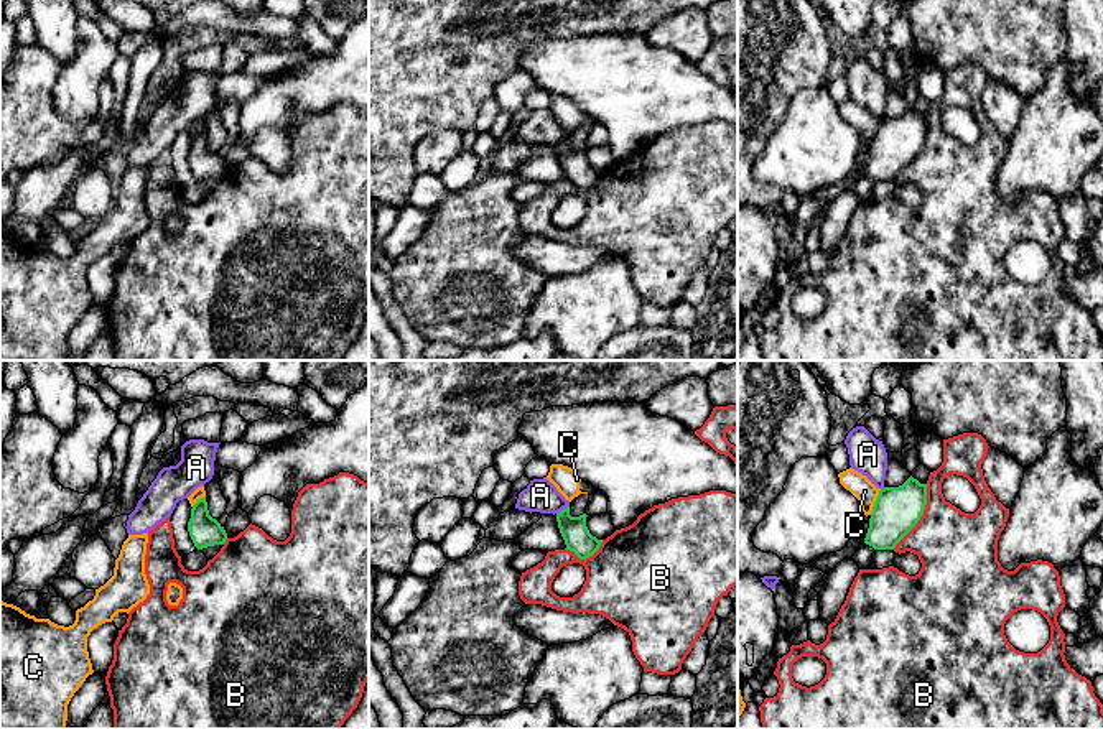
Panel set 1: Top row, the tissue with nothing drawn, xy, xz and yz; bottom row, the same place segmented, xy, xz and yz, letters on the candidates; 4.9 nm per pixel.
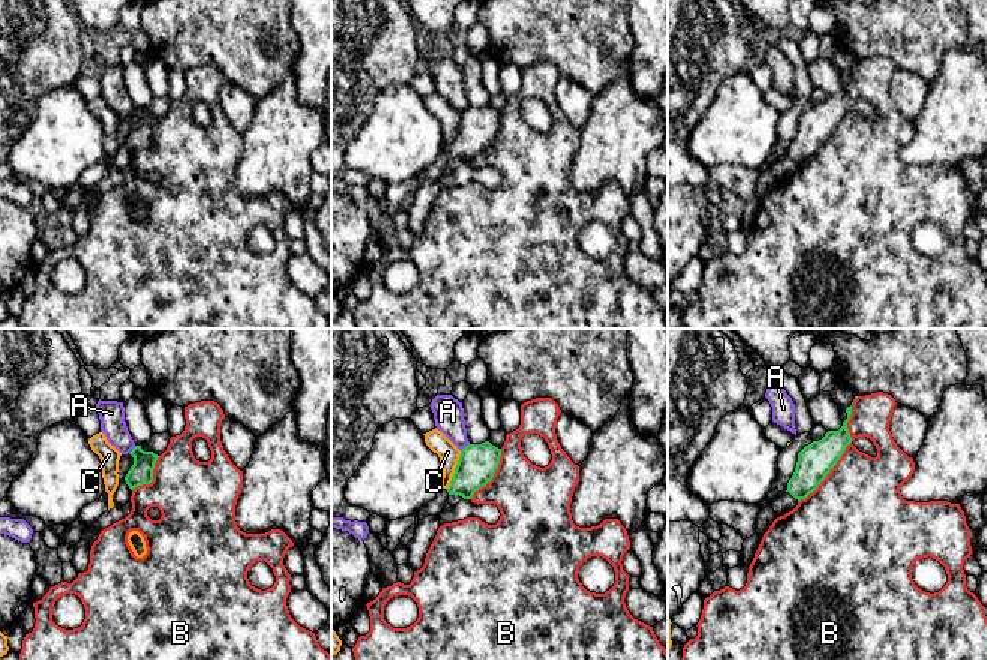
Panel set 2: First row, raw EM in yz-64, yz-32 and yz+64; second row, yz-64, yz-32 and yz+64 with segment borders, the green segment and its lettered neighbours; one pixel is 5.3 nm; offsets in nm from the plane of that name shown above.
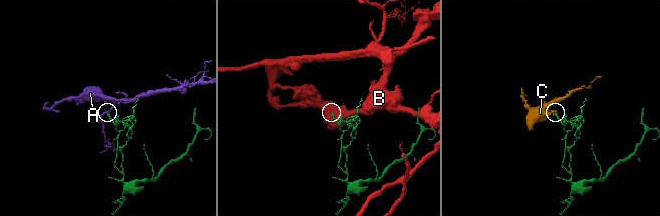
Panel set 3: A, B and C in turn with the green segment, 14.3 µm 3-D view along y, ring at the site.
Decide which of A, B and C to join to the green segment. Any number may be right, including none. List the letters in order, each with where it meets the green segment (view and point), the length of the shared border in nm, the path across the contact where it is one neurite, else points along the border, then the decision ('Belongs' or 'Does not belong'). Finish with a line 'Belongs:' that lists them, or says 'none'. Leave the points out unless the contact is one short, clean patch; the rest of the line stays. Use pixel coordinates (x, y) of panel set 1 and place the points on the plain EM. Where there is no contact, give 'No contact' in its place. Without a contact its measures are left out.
A: Touches green at xz (563, 140). Shared border 80 nm. Boundary: xz (568, 137), (557, 145). Does not belong
B: Touches green at yz (921, 147). Shared border 360 nm. Does not belong
C: Touches green at yz (874, 134). Shared border 140 nm. Boundary: yz (881, 120), (870, 145). Does not belong
Belongs: none

